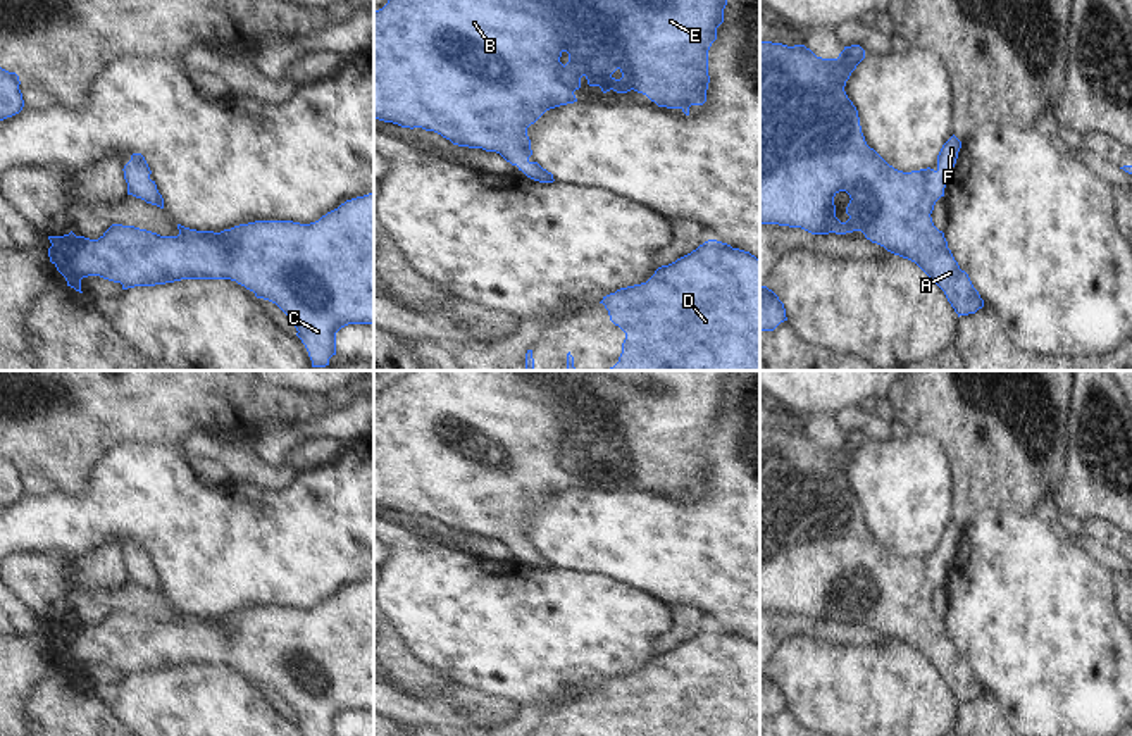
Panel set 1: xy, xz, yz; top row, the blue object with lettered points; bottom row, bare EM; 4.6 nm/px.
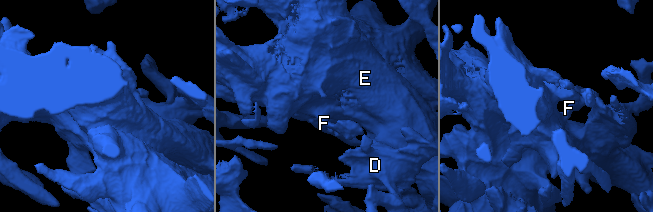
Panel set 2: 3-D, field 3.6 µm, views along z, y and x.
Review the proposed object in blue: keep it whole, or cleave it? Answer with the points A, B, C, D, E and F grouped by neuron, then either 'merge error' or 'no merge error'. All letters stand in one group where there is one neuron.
A B C D E F; no merge error

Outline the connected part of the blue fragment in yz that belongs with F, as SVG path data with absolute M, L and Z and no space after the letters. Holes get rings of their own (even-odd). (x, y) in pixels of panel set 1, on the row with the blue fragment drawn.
M760 41L760 224L801 228L812 234L861 231L872 243L915 262L944 291L958 317L975 314L984 307L984 300L968 274L960 269L944 233L930 217L936 202L944 196L961 141L953 134L942 145L936 171L927 167L903 172L889 165L867 145L858 110L844 91L846 81L863 59L865 50L860 45L844 47L837 59L822 59L805 45ZM839 191L846 191L851 198L846 207L849 215L846 222L836 217L834 196Z

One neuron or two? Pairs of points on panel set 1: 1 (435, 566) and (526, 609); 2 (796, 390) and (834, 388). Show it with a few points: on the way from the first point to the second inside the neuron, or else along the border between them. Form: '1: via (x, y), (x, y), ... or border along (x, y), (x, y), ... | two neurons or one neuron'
1: via (457, 588), (478, 609), (503, 609) | one neuron
2: via (805, 388), (826, 388) | one neuron

